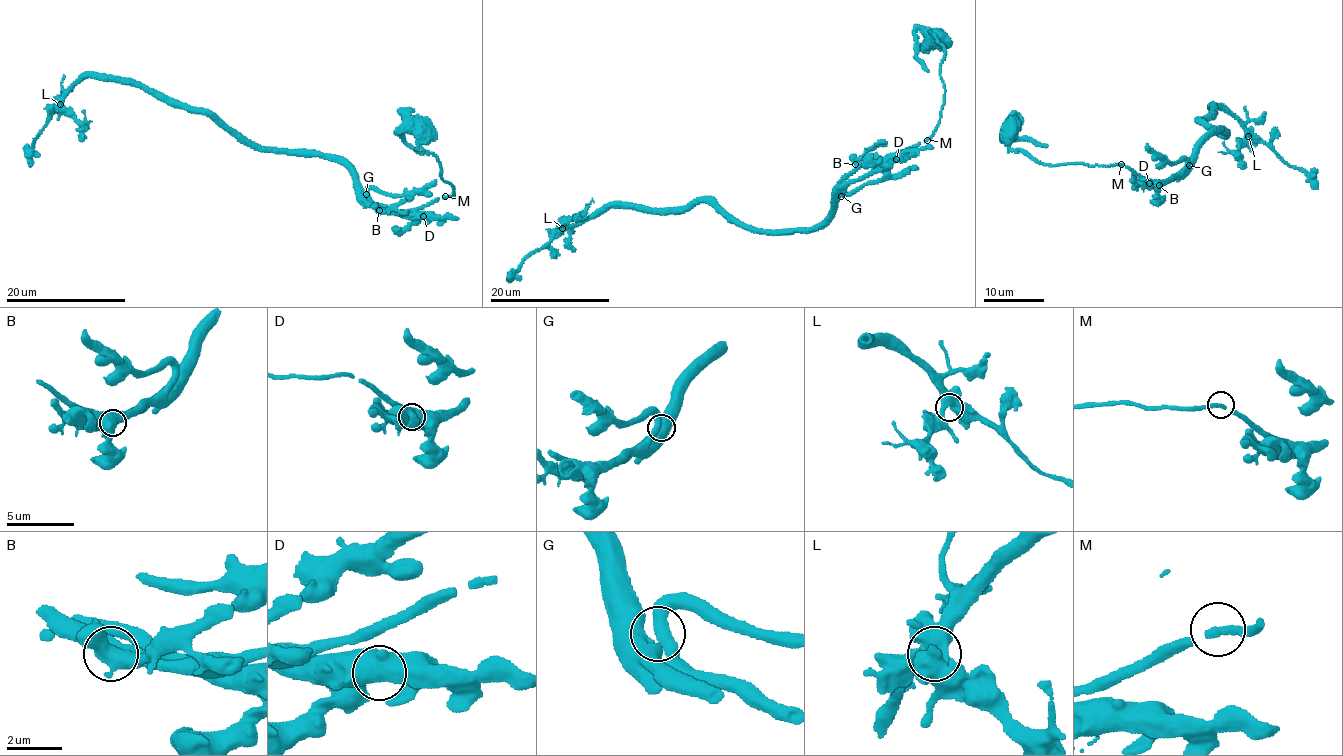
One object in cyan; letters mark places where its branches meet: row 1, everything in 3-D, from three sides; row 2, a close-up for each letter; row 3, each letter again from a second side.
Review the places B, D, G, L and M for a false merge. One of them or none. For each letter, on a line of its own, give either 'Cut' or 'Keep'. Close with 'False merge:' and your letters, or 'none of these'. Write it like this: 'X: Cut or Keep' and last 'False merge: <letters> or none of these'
B: Keep
D: Keep
G: Keep
L: Keep
M: Keep
False merge: none of these

